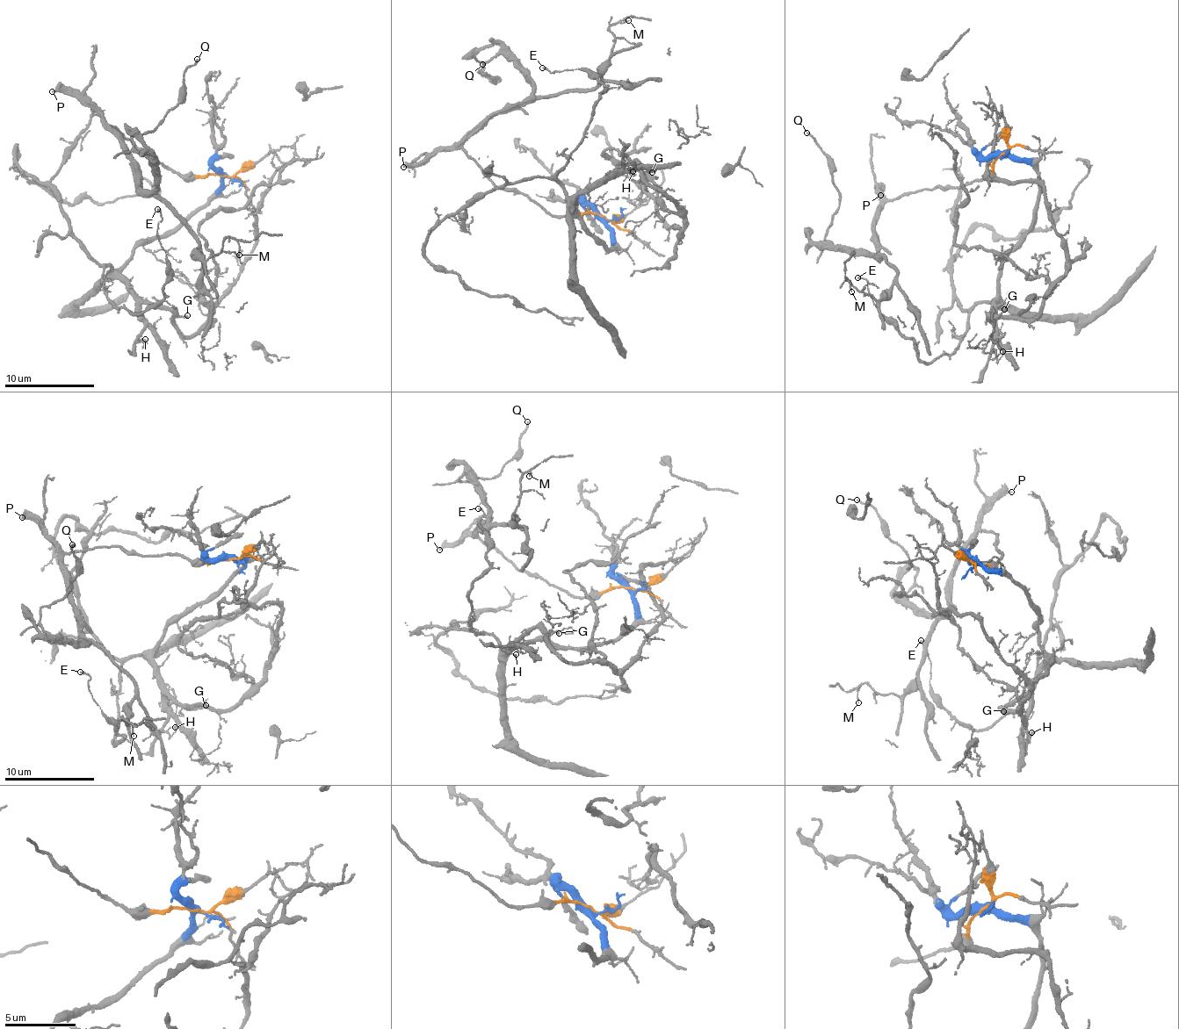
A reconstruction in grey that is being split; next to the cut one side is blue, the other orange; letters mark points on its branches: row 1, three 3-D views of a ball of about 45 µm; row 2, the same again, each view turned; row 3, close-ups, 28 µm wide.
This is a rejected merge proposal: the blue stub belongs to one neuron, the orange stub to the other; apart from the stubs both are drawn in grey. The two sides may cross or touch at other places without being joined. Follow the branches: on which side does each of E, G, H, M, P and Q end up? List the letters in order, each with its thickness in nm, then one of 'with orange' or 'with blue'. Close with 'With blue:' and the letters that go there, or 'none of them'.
E: 160 nm | with blue
G: 160 nm | with blue
H: 130 nm | with blue
M: 100 nm | with orange
P: 240 nm | with orange
Q: 150 nm | with orange
With blue: E, G, H

